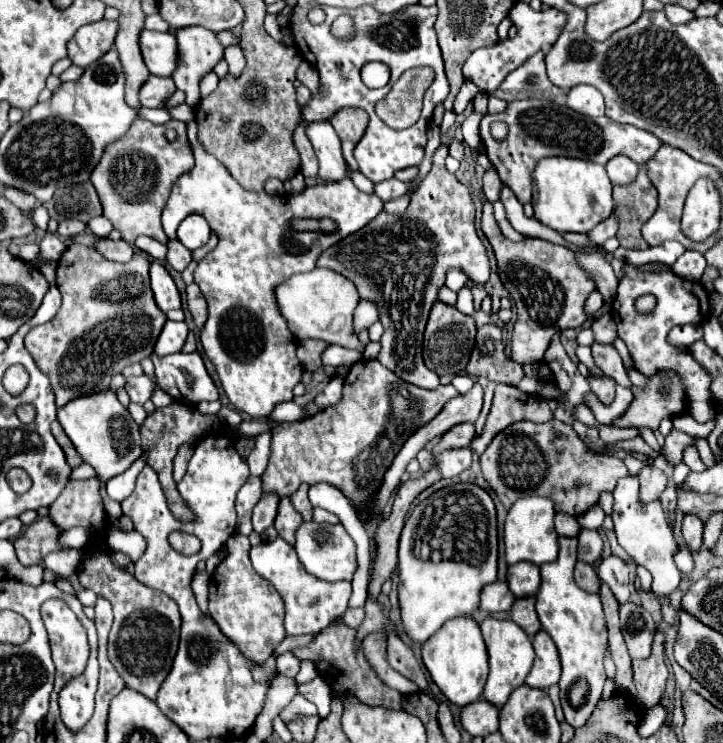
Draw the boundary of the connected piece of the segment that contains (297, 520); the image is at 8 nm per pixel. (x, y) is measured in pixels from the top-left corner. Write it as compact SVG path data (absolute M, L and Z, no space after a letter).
M287 496L281 498L279 512L277 512L277 518L275 518L275 528L277 528L279 536L293 546L295 544L295 532L301 524L303 524L303 518L299 516L299 512L291 504L291 500Z

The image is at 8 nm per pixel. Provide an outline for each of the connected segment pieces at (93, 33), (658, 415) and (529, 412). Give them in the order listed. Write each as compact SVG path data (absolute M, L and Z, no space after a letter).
M105 18L79 28L67 44L69 58L73 60L73 64L85 68L91 62L99 60L105 52L111 50L117 30L119 30L119 22Z
M663 372L659 376L649 378L645 388L631 388L635 400L627 408L627 412L613 422L617 428L651 428L653 432L659 428L663 418L675 418L687 412L687 396L683 392L683 384L679 376Z
M497 384L493 406L487 416L485 428L483 428L481 436L473 438L471 450L481 456L487 450L489 442L497 436L497 432L501 432L503 428L507 428L523 418L531 420L531 422L545 422L545 420L551 420L551 410L549 410L547 402L541 398L523 394L515 386Z

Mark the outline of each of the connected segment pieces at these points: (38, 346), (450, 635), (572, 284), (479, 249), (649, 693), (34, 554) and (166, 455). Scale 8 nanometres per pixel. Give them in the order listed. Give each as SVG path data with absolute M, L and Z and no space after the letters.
M83 244L69 246L61 256L57 266L57 288L61 290L63 304L51 322L31 328L25 336L27 350L31 352L39 370L51 382L57 406L67 404L67 400L73 400L75 396L107 390L111 378L127 364L141 362L153 354L155 340L165 326L167 316L155 304L149 286L149 264L149 258L143 254L135 254L127 264L111 264L109 260L103 260L93 248Z
M463 616L443 624L443 628L423 644L421 654L423 654L423 664L427 666L431 678L453 704L467 706L483 694L489 674L489 662L487 662L489 656L479 624L473 618Z
M485 202L483 206L481 230L495 250L499 278L503 280L517 306L517 322L513 326L511 338L511 358L519 364L539 362L543 360L543 354L547 352L555 332L565 328L579 328L585 320L589 320L585 314L585 300L595 290L595 284L589 274L577 266L575 254L569 248L541 238L525 238L521 242L507 240L493 218L491 202Z
M439 146L433 156L433 168L427 174L427 178L419 184L419 188L411 194L411 202L407 210L401 216L391 216L381 212L371 224L361 228L359 232L343 238L335 246L331 246L323 256L319 258L317 266L331 268L343 276L347 276L351 282L355 282L355 288L359 290L359 296L365 300L371 300L379 308L379 320L385 328L381 336L381 354L377 356L383 366L393 370L399 378L419 386L433 390L439 386L439 376L431 372L423 364L421 356L421 342L423 342L423 330L427 324L427 316L431 310L431 304L437 300L439 286L445 284L445 274L449 268L463 270L474 284L487 282L490 276L489 258L485 246L481 244L477 230L475 230L475 206L469 194L469 188L463 186L455 174L451 174L445 168L447 158L447 146Z
M661 630L655 632L651 656L645 660L633 660L633 676L643 704L647 708L653 708L655 704L659 704L669 676L669 670L665 664L665 634Z
M45 516L45 518L37 518L19 538L15 538L13 546L15 546L15 554L19 558L19 562L23 566L33 566L33 564L41 564L43 558L51 552L57 550L65 550L59 544L63 530L59 530L55 526L55 522Z
M173 402L167 408L155 410L139 426L141 448L147 454L147 466L151 466L159 474L159 482L161 482L161 488L163 488L165 498L169 502L169 508L179 518L189 518L189 512L183 506L183 500L181 500L181 496L177 492L177 486L175 486L175 480L173 480L173 458L175 458L175 454L177 454L177 450L179 450L181 444L199 440L199 438L203 438L207 434L215 434L215 432L219 432L219 428L221 428L221 422L219 422L217 416L205 416L197 408L183 406L179 402Z

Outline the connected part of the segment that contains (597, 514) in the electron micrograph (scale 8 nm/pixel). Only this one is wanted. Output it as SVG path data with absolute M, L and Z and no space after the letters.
M599 504L595 508L591 508L589 512L585 512L581 518L579 518L579 524L581 528L591 528L591 524L597 524L597 528L601 528L603 524L603 518L605 518L605 512L599 508Z

